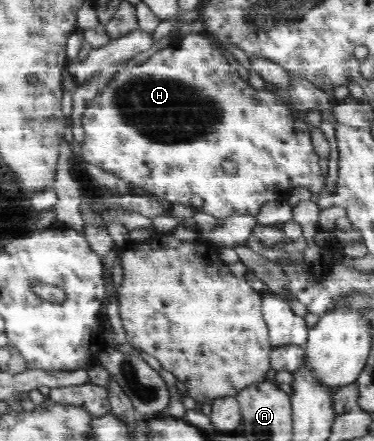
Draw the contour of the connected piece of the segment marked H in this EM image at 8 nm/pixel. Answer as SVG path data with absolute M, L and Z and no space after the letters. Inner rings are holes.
M199 32L186 34L183 44L177 48L169 45L141 64L117 67L101 95L87 102L84 109L81 122L85 144L81 156L169 204L189 207L191 198L199 196L203 206L196 211L218 219L232 214L255 217L267 202L286 201L287 192L295 186L305 186L312 194L321 193L321 158L314 148L310 126L301 119L295 122L291 110L271 90L253 90L243 82L244 72L227 58L231 57L223 55Z

